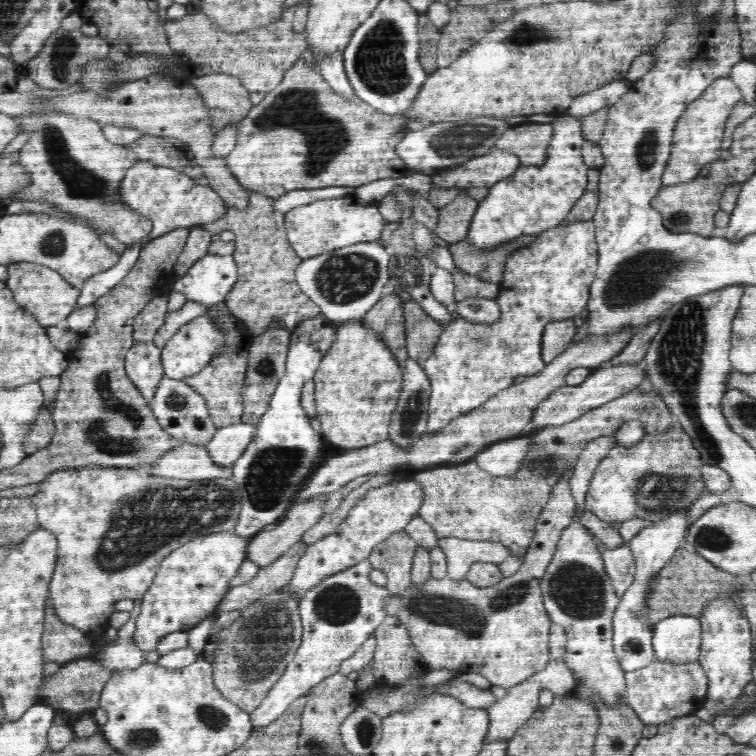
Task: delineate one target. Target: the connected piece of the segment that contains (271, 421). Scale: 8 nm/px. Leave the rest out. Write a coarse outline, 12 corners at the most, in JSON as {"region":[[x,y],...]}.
{"region":[[340,324],[291,332],[284,376],[231,467],[233,532],[278,522],[324,460],[302,408]]}

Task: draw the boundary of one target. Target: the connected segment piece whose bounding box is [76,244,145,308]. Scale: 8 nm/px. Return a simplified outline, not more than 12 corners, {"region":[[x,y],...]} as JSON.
{"region":[[145,244],[82,284],[76,307],[95,304],[134,266]]}

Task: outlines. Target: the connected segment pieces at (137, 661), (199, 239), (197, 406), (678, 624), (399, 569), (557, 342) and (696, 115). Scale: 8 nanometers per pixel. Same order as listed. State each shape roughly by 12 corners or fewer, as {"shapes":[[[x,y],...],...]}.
{"shapes":[[[137,618],[122,626],[116,642],[91,655],[114,671],[135,670],[146,655],[134,643]],[[193,227],[174,267],[184,276],[200,258],[207,256],[213,235]],[[185,380],[158,383],[150,407],[178,444],[217,431],[204,397]],[[674,615],[654,625],[655,659],[698,662],[702,625]],[[405,529],[377,544],[368,559],[386,573],[390,596],[411,585],[418,546]],[[574,319],[546,324],[542,359],[550,364],[574,340]],[[718,77],[674,128],[663,187],[694,180],[722,156],[741,98]]]}

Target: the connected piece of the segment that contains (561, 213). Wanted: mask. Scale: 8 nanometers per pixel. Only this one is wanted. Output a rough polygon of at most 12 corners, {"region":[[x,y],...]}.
{"region":[[552,123],[546,162],[490,187],[463,244],[488,252],[568,216],[586,191],[583,127]]}

